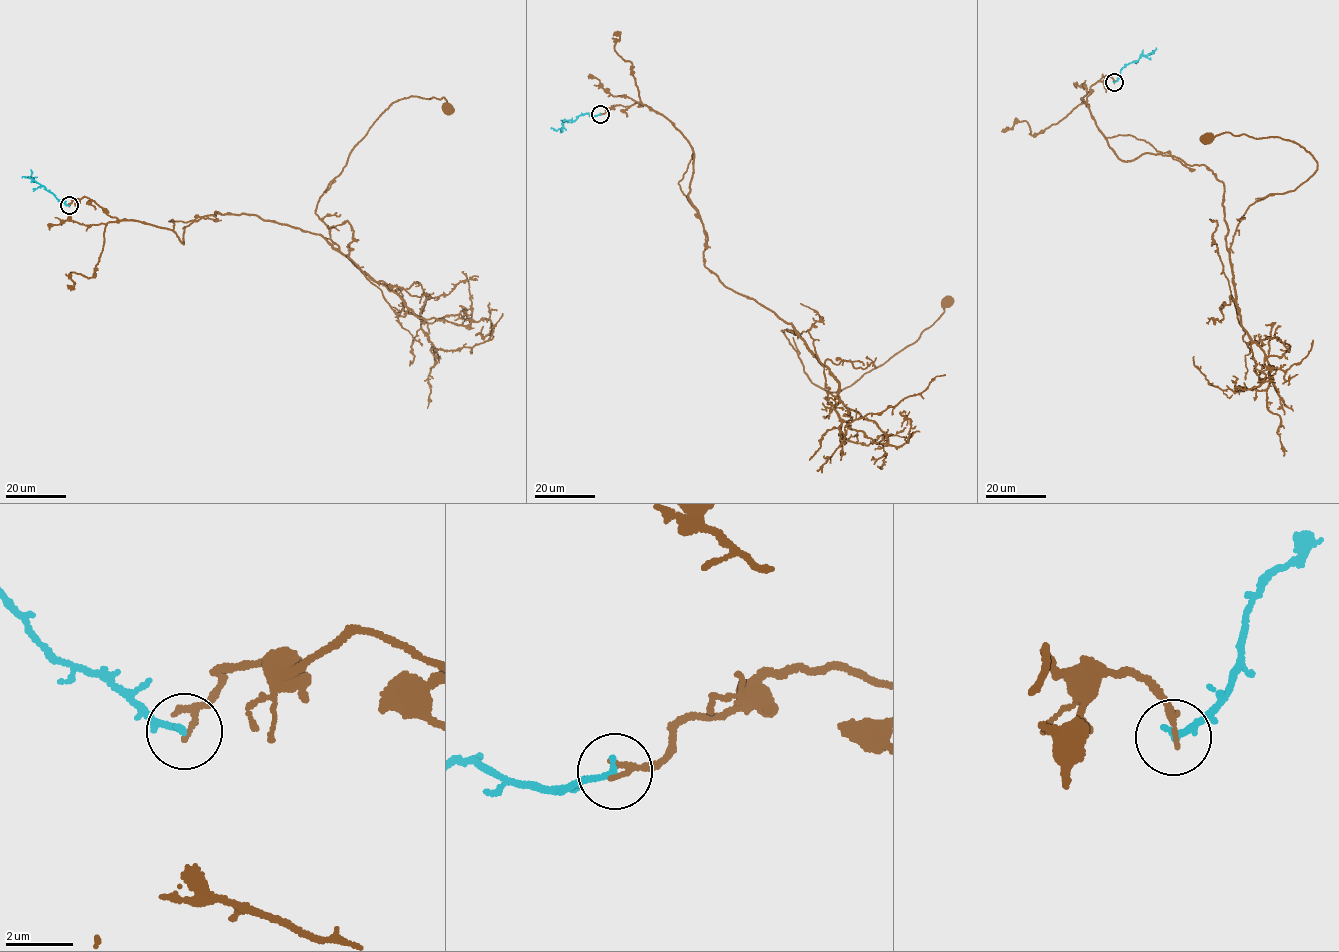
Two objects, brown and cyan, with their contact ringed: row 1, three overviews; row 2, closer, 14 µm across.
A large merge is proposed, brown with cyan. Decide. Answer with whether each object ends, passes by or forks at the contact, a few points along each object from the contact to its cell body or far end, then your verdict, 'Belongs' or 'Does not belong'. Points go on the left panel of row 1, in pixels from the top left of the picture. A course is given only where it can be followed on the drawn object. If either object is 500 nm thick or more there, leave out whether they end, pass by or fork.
At the ring brown passes by. At the ring cyan ends. Course of brown: (69, 205), (84, 197), (168, 229), (244, 213), (338, 248), (316, 210), (351, 150), (393, 103), (448, 109). Course of cyan: (69, 206), (30, 177), (21, 177). Does not belong

